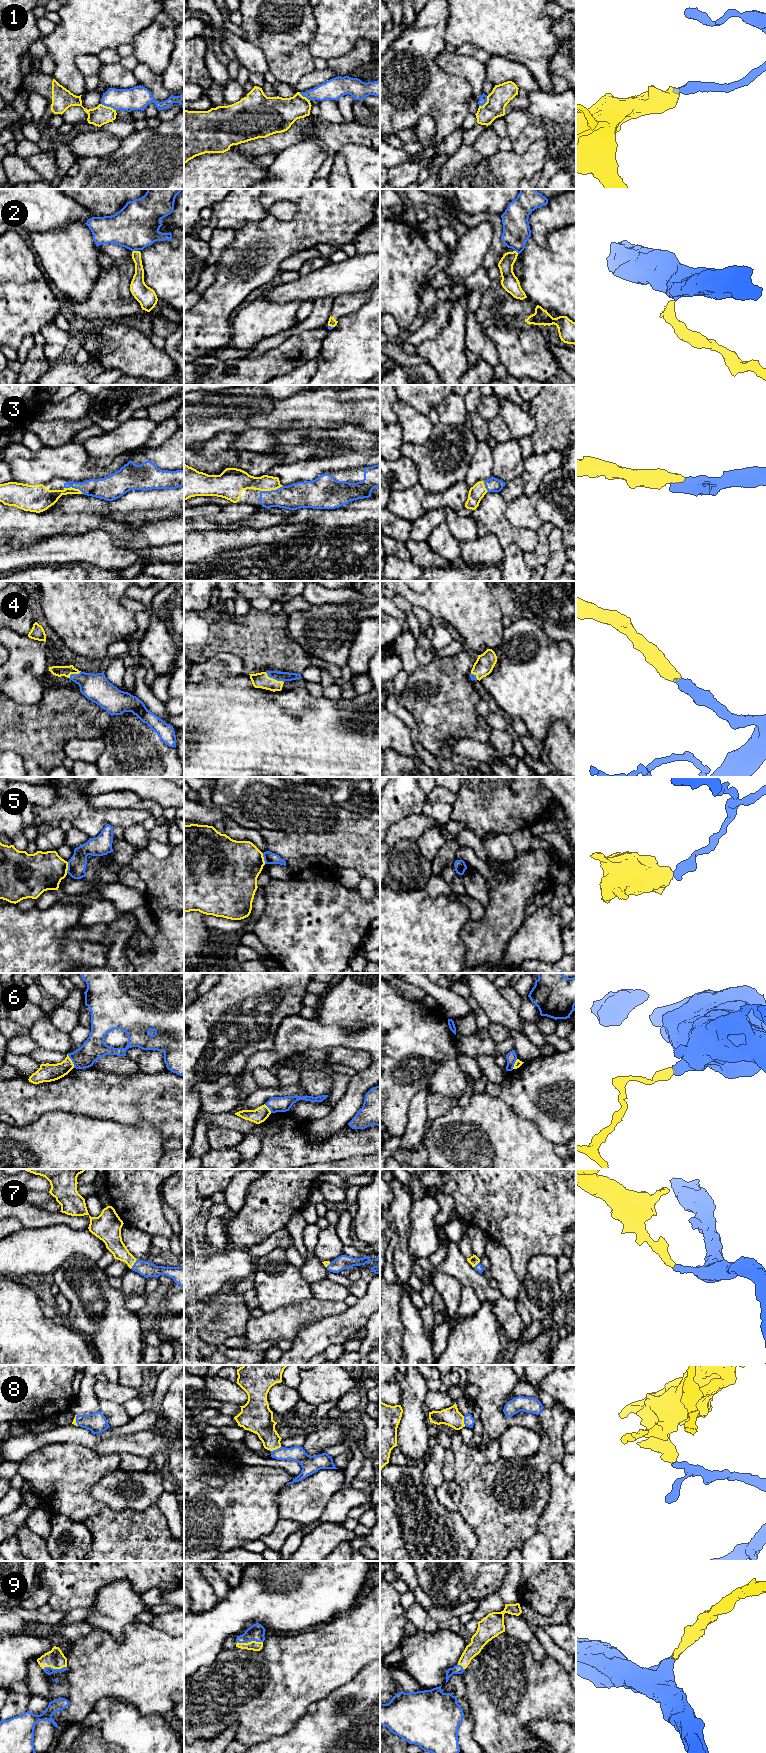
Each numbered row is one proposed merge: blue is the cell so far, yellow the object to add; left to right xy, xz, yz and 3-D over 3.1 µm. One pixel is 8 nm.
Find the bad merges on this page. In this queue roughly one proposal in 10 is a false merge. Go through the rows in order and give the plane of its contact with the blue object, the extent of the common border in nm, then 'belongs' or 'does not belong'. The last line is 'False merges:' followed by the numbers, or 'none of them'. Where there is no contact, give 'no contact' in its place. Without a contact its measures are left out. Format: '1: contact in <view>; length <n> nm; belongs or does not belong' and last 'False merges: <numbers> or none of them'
1: contact in xy; length 140 nm; does not belong
2: contact in yz; length 50 nm; does not belong
3: contact in xz; length 190 nm; belongs
4: contact in xz; length 170 nm; belongs
5: contact in xy; length 90 nm; does not belong
6: contact in xy; length 130 nm; does not belong
7: contact in xy; length 90 nm; belongs
8: contact in yz; length 80 nm; belongs
9: contact in xz; length 200 nm; belongs
False merges: 1, 2, 5, 6

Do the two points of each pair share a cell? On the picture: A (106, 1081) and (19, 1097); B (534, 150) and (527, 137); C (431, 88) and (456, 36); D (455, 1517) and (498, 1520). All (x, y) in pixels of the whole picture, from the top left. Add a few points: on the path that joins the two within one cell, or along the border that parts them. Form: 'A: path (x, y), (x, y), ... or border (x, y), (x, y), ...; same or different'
A: path (84, 1092), (41, 1097); same
B: border (544, 137), (535, 140), (521, 154), (512, 151); different
C: border (447, 18), (446, 42); different
D: border (457, 1510), (476, 1537); different

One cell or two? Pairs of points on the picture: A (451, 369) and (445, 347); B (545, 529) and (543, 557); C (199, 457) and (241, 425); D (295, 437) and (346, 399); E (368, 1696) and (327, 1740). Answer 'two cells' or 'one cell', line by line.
A: one cell
B: one cell
C: two cells
D: two cells
E: one cell

